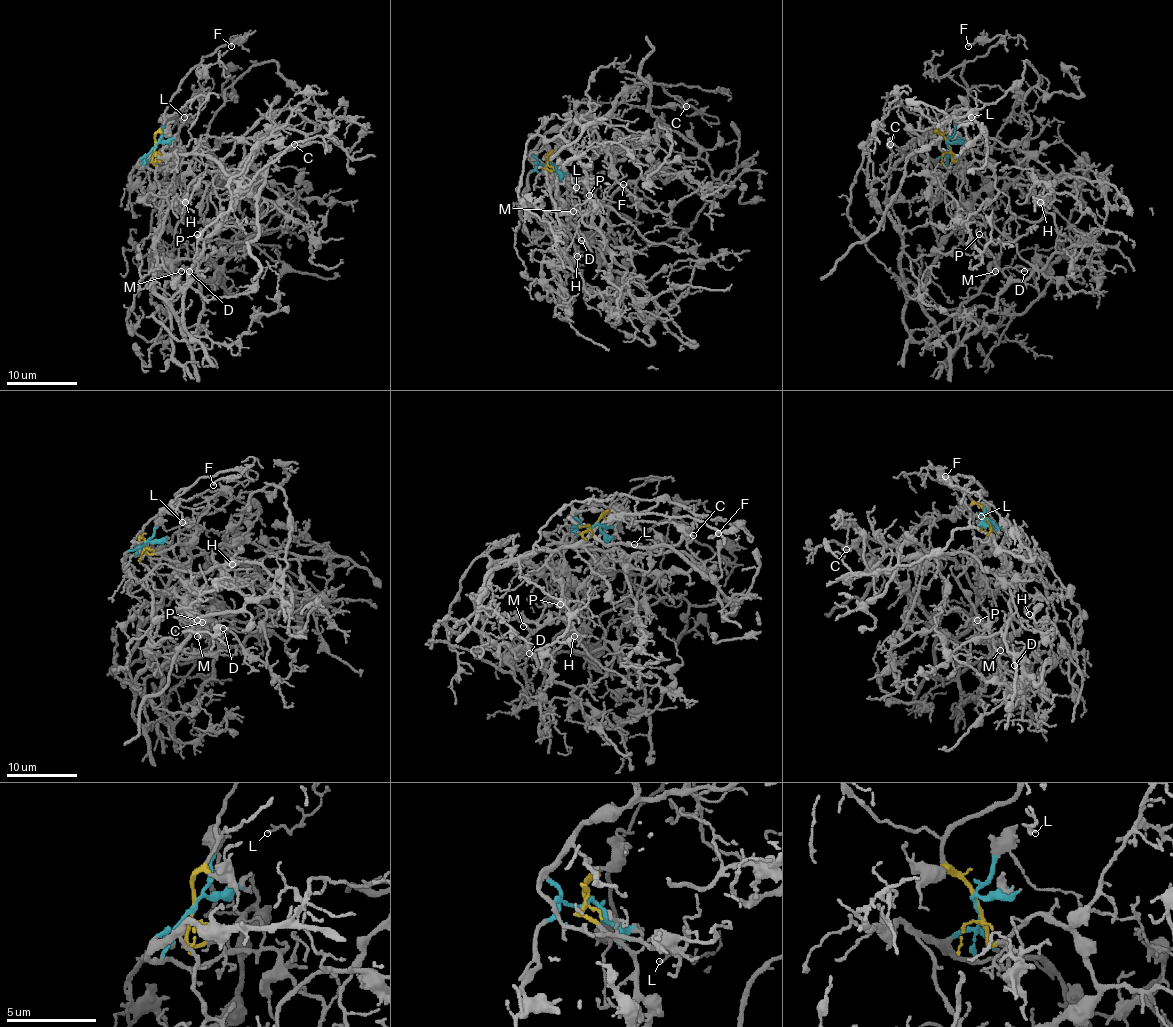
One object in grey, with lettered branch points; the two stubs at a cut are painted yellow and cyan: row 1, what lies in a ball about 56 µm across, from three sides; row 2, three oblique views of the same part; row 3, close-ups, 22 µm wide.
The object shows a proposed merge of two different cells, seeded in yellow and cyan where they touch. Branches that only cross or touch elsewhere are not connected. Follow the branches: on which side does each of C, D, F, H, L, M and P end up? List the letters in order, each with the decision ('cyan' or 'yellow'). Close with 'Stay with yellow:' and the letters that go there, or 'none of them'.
C: cyan
D: yellow
F: yellow
H: yellow
L: yellow
M: yellow
P: yellow
Stay with yellow: D, F, H, L, M, P

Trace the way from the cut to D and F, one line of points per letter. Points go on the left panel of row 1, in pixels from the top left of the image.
D: (156, 146), (156, 162), (174, 149), (174, 185), (159, 215), (154, 290), (191, 349), (202, 295), (190, 270)
F: (156, 146), (154, 135), (161, 128), (167, 105), (181, 80), (207, 55), (245, 36), (234, 39), (231, 46)

